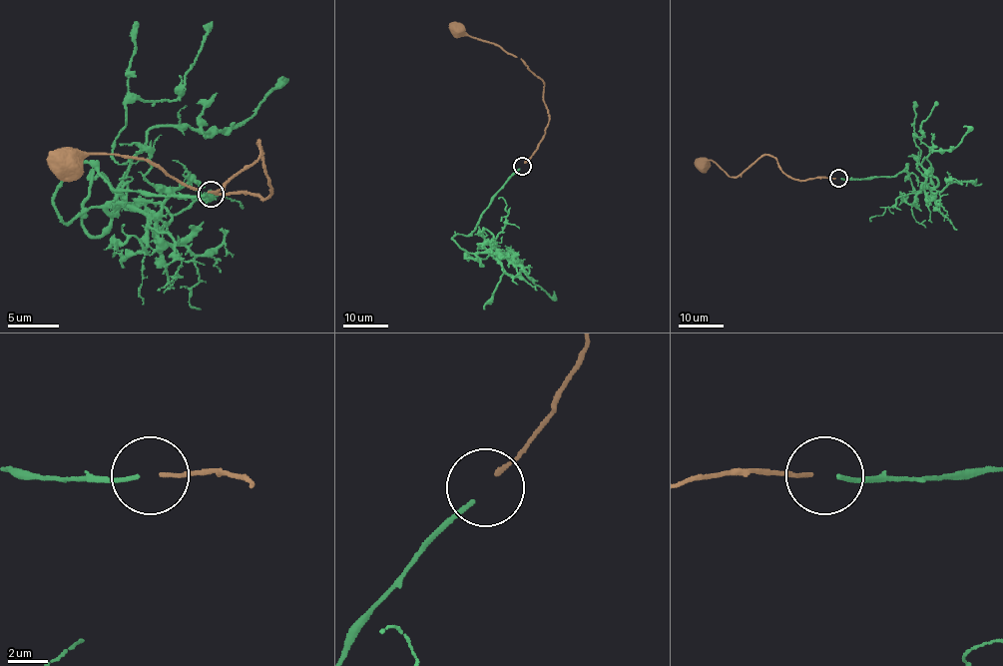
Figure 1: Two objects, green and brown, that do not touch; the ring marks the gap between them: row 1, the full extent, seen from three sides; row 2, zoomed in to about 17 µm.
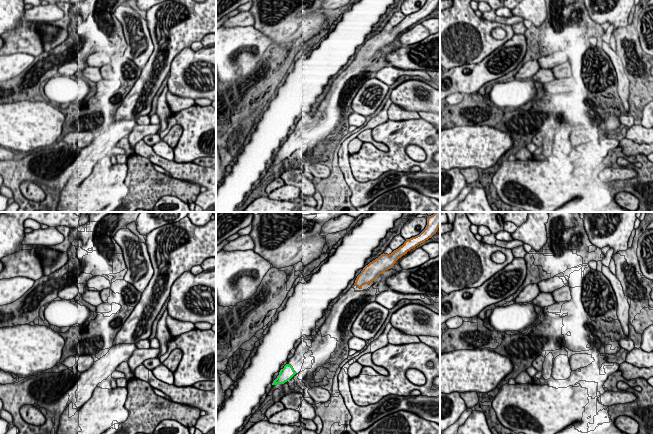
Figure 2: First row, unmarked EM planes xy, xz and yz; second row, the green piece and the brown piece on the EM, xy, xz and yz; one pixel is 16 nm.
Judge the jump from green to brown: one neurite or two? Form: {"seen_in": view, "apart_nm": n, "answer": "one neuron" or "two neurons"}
{"seen_in": "xz", "apart_nm": 1650, "answer": "one neuron"}

